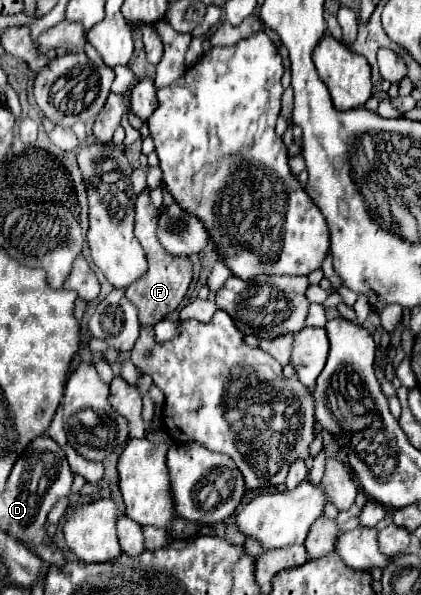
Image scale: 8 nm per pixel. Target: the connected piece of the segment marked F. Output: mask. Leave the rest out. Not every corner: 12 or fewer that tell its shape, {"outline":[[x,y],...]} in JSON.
{"outline":[[150,190],[136,198],[148,272],[126,290],[140,324],[154,326],[182,302],[192,262],[156,238]]}

